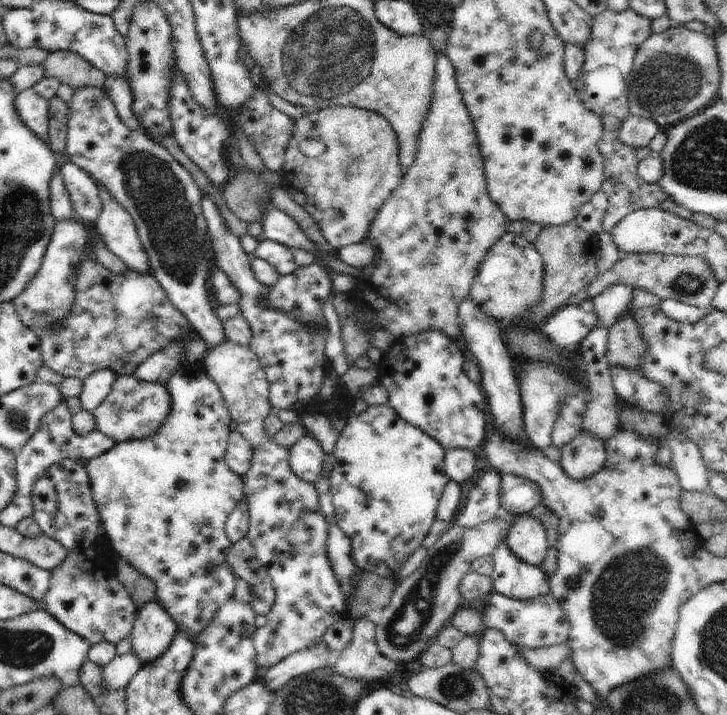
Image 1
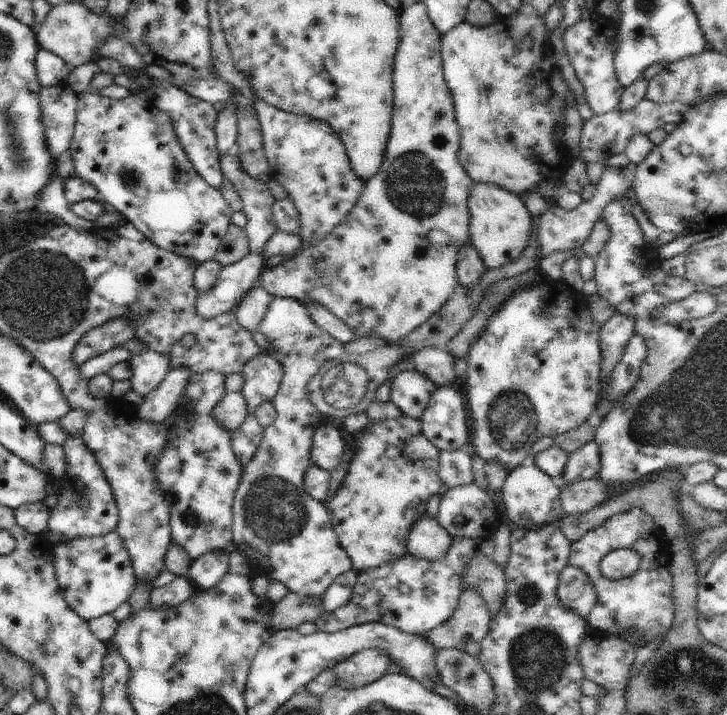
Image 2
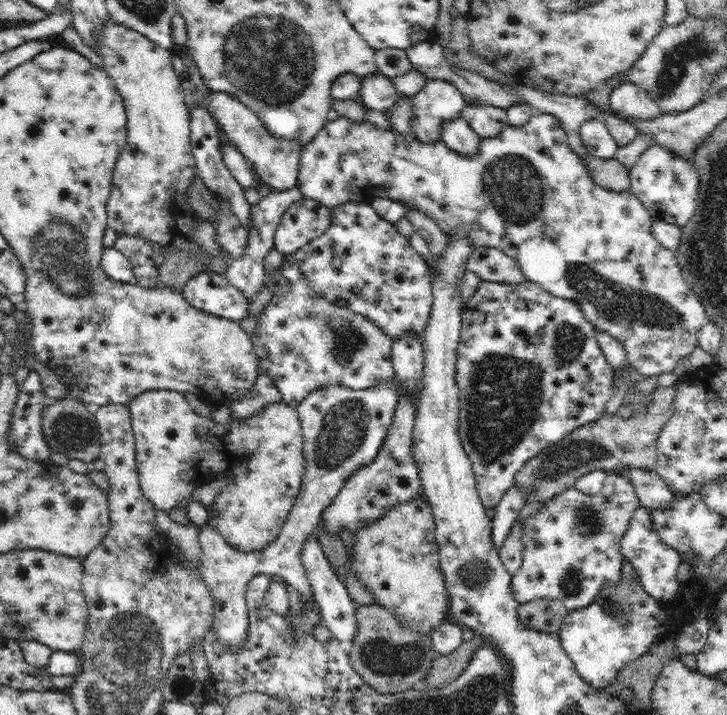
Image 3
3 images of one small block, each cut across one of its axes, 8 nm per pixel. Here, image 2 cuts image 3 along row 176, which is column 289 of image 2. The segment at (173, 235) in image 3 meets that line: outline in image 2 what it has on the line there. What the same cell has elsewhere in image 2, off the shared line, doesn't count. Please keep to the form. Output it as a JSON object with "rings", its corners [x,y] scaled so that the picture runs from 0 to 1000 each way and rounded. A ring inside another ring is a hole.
{"rings":[[[360,138],[347,147],[355,161],[373,249],[392,263],[411,297],[410,330],[418,345],[437,341],[470,313],[494,283],[502,253],[483,234],[475,201],[448,169],[389,155]]]}

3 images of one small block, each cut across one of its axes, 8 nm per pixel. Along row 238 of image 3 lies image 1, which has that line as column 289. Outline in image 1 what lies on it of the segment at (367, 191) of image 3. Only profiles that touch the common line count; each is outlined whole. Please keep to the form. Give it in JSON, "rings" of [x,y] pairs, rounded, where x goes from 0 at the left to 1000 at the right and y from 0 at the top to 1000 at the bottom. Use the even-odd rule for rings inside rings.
{"rings":[[[376,611],[348,631],[341,660],[334,667],[334,694],[343,705],[343,740],[340,750],[349,762],[352,780],[371,806],[377,825],[377,845],[369,855],[363,876],[348,887],[352,931],[374,934],[393,919],[418,910],[443,898],[447,881],[475,862],[477,845],[459,803],[450,773],[453,734],[437,703],[439,690],[431,676],[413,671],[399,657],[398,629],[377,621]]]}

